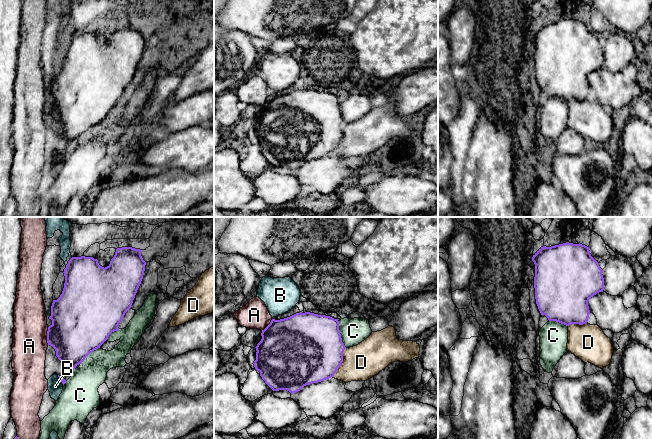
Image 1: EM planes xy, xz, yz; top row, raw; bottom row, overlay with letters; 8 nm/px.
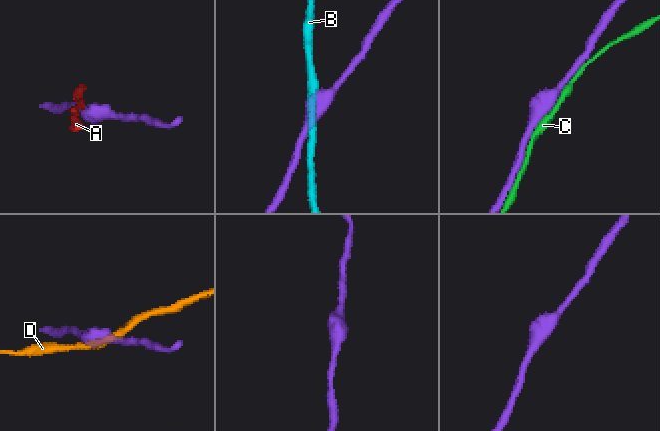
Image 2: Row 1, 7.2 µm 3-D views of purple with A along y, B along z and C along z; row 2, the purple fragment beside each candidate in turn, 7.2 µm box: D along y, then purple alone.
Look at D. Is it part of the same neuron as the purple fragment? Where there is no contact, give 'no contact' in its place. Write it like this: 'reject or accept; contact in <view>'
reject; contact in xz

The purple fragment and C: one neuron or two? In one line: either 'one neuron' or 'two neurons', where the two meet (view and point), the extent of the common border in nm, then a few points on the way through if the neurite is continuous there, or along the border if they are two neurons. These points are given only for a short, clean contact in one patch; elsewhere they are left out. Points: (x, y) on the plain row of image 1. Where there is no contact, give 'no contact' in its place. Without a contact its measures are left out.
one neuron; contact xz (339, 109); length 240 nm

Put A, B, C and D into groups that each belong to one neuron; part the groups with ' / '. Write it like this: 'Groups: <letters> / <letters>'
Groups: A B / C / D

